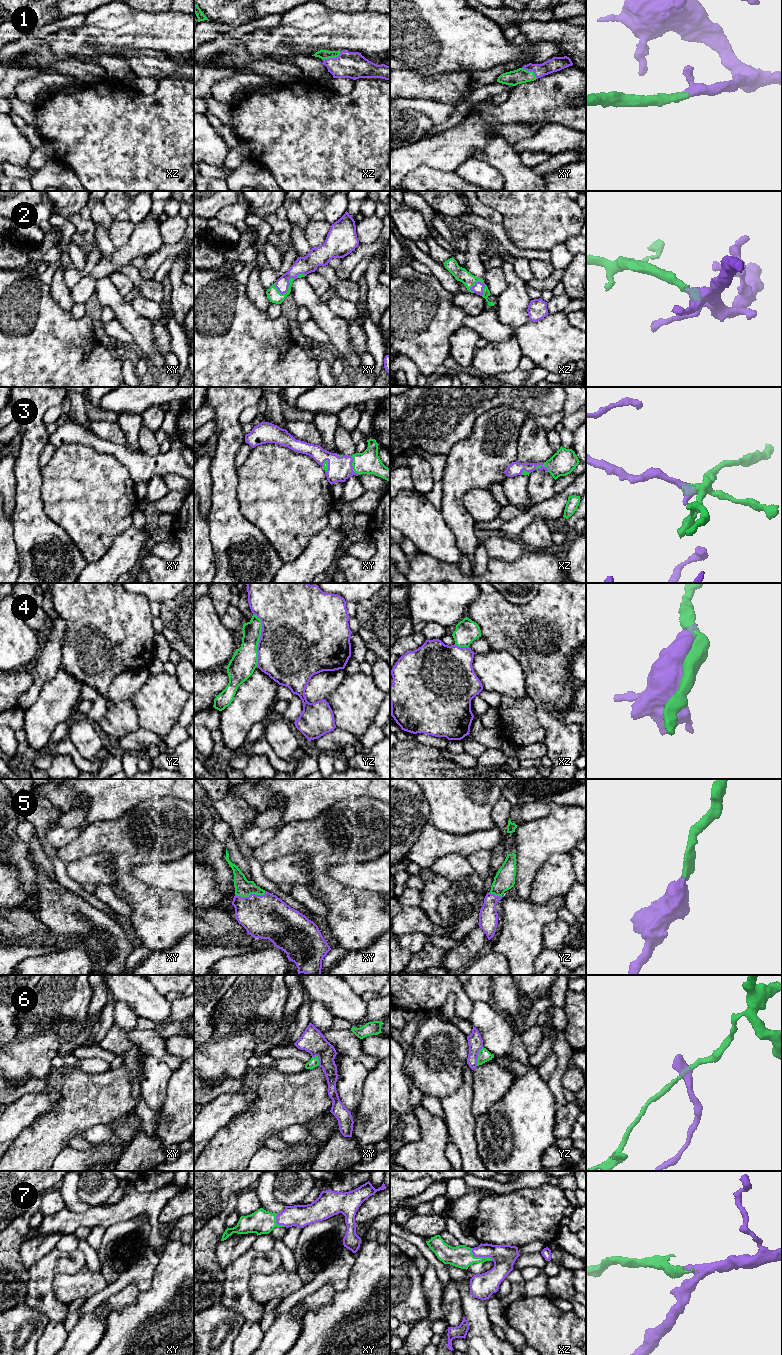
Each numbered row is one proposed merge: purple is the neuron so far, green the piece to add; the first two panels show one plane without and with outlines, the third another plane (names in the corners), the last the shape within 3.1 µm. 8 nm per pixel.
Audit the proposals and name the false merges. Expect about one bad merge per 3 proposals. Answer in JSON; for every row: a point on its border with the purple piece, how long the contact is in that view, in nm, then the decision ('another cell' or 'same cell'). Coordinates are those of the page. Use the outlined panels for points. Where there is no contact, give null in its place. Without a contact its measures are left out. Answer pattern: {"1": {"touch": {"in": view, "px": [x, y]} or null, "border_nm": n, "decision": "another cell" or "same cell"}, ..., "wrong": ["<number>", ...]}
{"1": {"touch": {"in": "xz", "px": [332, 58]}, "border_nm": 170, "decision": "same cell"}, "2": {"touch": {"in": "xy", "px": [287, 289]}, "border_nm": 180, "decision": "same cell"}, "3": {"touch": {"in": "xz", "px": [542, 464]}, "border_nm": 120, "decision": "same cell"}, "4": {"touch": {"in": "yz", "px": [259, 640]}, "border_nm": 440, "decision": "another cell"}, "5": {"touch": {"in": "xy", "px": [251, 894]}, "border_nm": 260, "decision": "same cell"}, "6": {"touch": {"in": "yz", "px": [477, 1056]}, "border_nm": 160, "decision": "another cell"}, "7": {"touch": {"in": "xz", "px": [479, 1256]}, "border_nm": 200, "decision": "same cell"}, "wrong": ["4", "6"]}

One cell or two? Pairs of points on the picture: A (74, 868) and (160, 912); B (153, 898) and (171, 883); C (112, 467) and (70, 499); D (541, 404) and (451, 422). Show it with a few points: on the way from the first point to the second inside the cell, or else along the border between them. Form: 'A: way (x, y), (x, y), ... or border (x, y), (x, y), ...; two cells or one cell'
A: border (111, 863), (115, 880), (114, 886); two cells
B: border (141, 881), (153, 887), (183, 893); two cells
C: way (102, 477), (88, 491), (80, 492); one cell
D: way (519, 397), (476, 397), (473, 400); one cell

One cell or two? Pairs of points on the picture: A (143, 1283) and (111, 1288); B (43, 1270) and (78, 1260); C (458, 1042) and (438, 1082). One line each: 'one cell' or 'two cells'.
A: one cell
B: one cell
C: one cell

